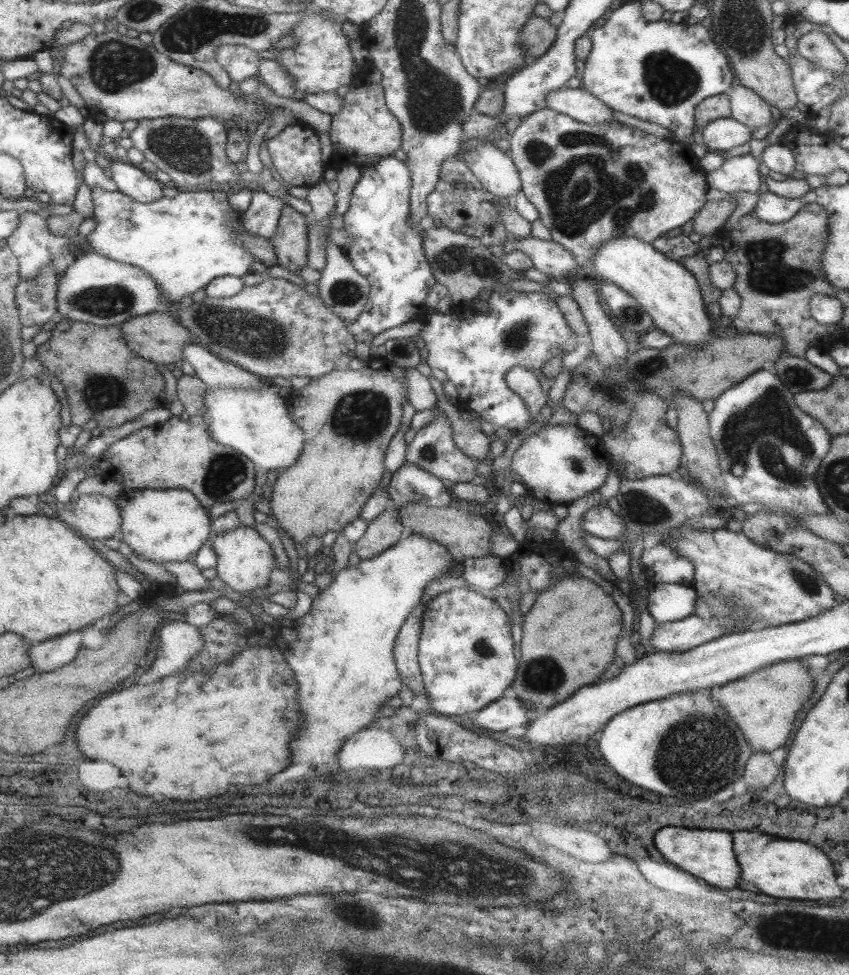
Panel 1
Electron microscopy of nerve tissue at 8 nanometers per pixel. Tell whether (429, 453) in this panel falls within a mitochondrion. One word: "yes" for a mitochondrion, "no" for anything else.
yes

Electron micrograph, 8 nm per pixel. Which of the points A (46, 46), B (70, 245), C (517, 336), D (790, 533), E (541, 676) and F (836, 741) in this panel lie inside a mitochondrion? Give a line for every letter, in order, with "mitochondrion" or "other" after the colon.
A: other
B: other
C: mitochondrion
D: other
E: mitochondrion
F: other

